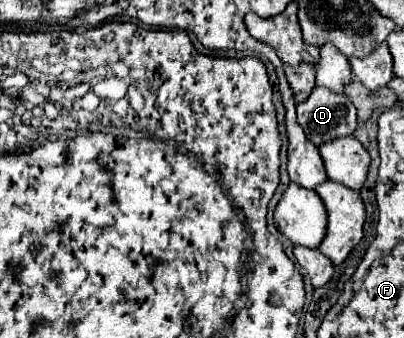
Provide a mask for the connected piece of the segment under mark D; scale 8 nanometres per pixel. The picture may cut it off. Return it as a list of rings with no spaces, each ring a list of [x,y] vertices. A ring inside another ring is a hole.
[[[315,87],[305,103],[297,105],[297,121],[307,139],[321,147],[327,141],[353,135],[357,129],[357,111],[343,93]]]

